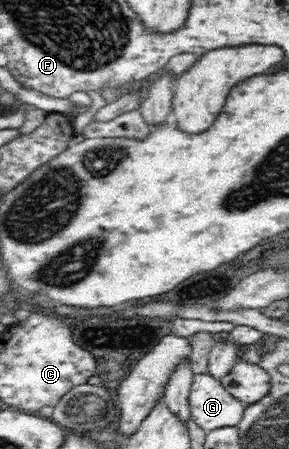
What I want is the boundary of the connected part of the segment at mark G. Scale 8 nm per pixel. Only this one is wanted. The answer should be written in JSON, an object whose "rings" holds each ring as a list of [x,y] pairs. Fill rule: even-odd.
{"rings":[[[194,374],[189,393],[191,418],[206,432],[240,423],[246,405],[236,399],[221,380],[210,374]]]}

